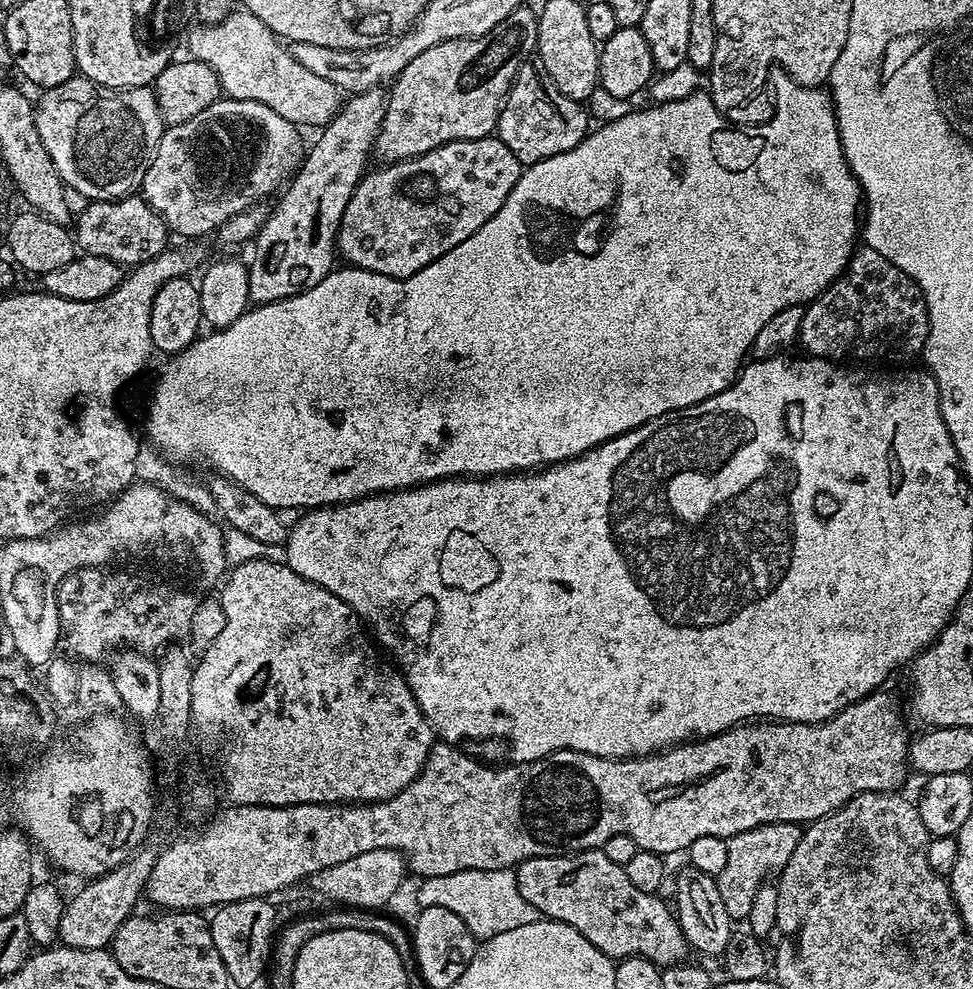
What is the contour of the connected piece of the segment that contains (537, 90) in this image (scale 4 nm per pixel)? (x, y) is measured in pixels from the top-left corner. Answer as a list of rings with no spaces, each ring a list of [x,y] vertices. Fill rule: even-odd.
[[[525,62],[512,79],[512,88],[500,106],[496,132],[518,158],[521,166],[537,164],[554,154],[574,150],[590,131],[585,105],[566,98],[538,62]]]

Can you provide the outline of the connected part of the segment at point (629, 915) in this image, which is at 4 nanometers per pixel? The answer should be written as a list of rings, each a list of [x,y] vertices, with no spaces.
[[[602,850],[573,852],[563,856],[535,856],[517,864],[514,871],[518,890],[522,890],[522,898],[537,908],[541,917],[574,926],[574,930],[578,930],[586,942],[602,950],[602,954],[611,956],[613,961],[625,960],[627,956],[641,956],[658,966],[667,966],[681,963],[687,957],[684,955],[689,955],[688,940],[682,934],[679,919],[673,909],[659,896],[633,886],[630,878],[626,878],[624,865],[610,862]]]

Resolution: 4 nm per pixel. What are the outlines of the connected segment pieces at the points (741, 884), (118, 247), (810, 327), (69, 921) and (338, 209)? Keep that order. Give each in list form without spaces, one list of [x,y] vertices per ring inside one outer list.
[[[760,824],[745,832],[727,837],[728,855],[726,867],[716,877],[718,894],[722,894],[722,906],[726,906],[726,914],[730,914],[733,922],[747,921],[750,906],[754,902],[754,894],[771,874],[779,873],[786,866],[796,841],[800,839],[801,829],[796,824]]]
[[[143,195],[122,196],[119,200],[93,200],[83,206],[84,213],[81,216],[79,213],[74,220],[74,239],[81,253],[110,258],[121,266],[135,266],[169,247],[170,229],[144,201]]]
[[[867,246],[853,251],[847,268],[803,312],[798,320],[799,347],[821,360],[844,362],[848,352],[857,352],[900,366],[911,356],[919,357],[928,342],[928,307],[922,290],[913,277]]]
[[[149,838],[132,853],[129,860],[109,870],[106,875],[87,881],[85,888],[76,892],[76,897],[69,899],[64,905],[62,922],[60,923],[59,943],[65,948],[81,948],[82,950],[107,949],[111,945],[114,934],[122,922],[137,911],[136,903],[145,895],[148,879],[156,859],[160,857],[161,845]]]
[[[380,86],[349,95],[335,118],[319,129],[320,137],[313,142],[296,177],[294,172],[279,193],[280,201],[269,211],[262,230],[256,235],[256,253],[248,264],[248,299],[253,305],[305,292],[333,271],[332,252],[334,256],[338,248],[336,233],[340,218],[356,183],[366,171],[364,163],[380,132],[385,103],[386,92]]]

